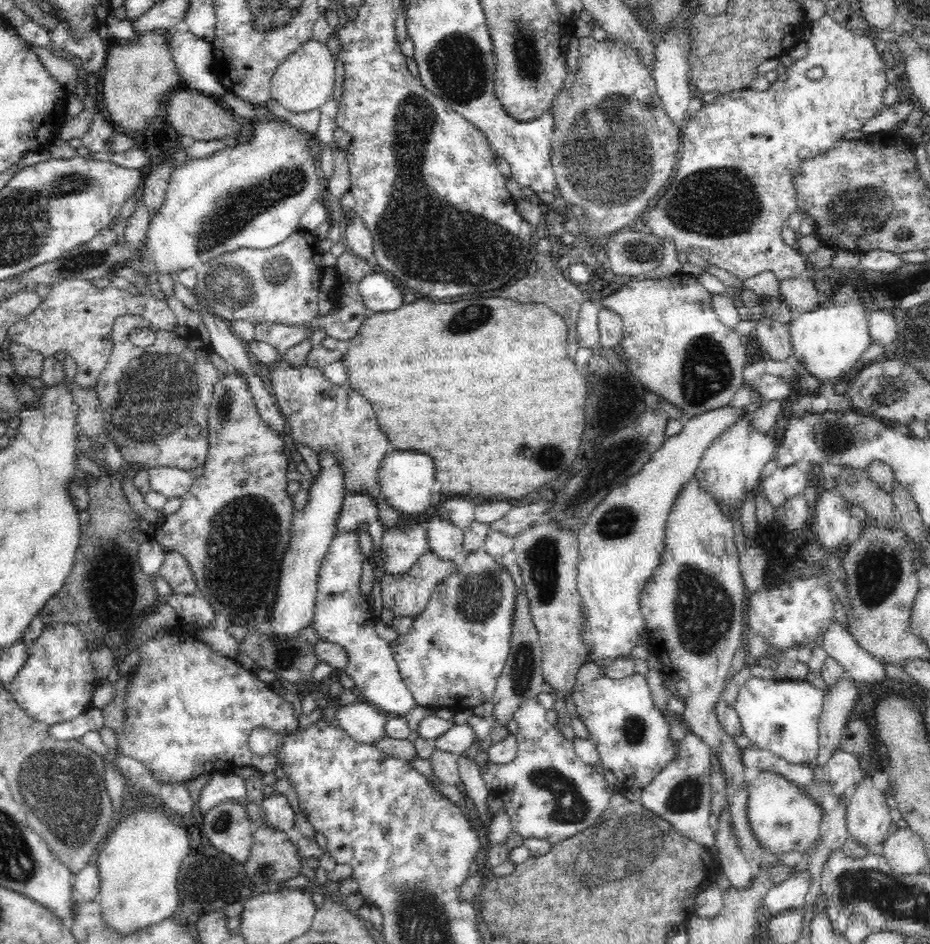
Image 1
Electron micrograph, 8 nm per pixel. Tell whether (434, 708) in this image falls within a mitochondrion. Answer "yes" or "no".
no

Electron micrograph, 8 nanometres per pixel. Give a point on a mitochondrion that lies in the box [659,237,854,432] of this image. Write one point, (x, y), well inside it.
(707, 370)

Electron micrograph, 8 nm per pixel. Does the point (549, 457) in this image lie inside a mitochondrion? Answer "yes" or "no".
yes

